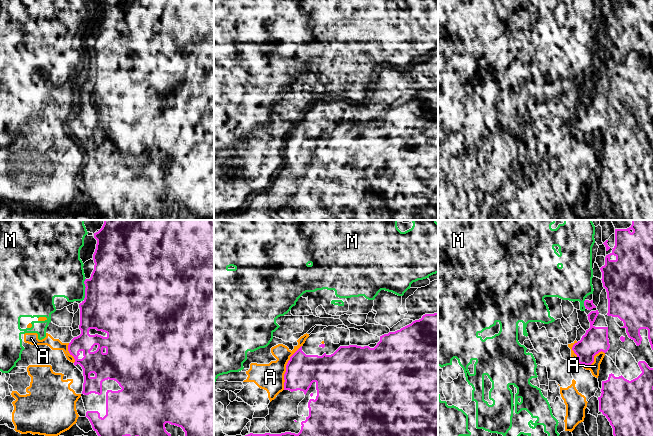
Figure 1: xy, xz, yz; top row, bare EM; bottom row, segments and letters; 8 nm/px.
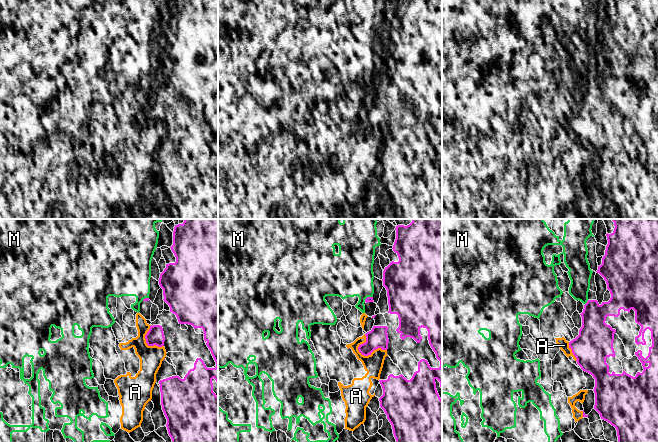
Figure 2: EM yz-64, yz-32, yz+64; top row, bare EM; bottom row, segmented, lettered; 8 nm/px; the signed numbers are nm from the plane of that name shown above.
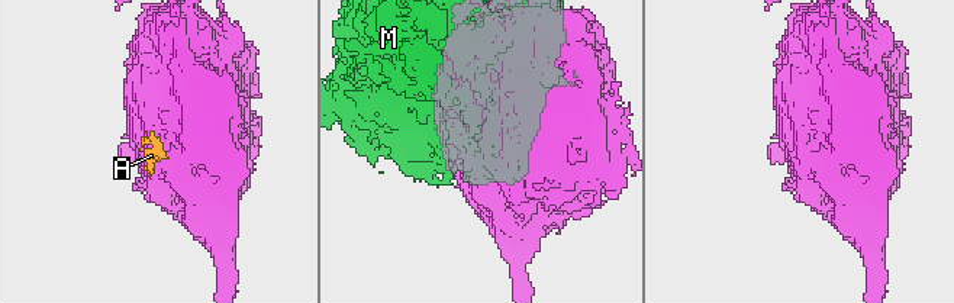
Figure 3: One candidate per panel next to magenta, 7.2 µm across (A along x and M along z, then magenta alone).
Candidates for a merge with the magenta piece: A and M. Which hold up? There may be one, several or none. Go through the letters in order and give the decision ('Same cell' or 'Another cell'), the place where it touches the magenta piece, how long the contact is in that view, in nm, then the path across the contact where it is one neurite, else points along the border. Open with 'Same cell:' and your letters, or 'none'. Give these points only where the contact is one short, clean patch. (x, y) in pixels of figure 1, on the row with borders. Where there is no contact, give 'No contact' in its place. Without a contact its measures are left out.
Same cell: none
A: Another cell. Touches magenta at xz (286, 367). Shared border 380 nm
M: Another cell. Touches magenta at xy (85, 290). Shared border 190 nm

